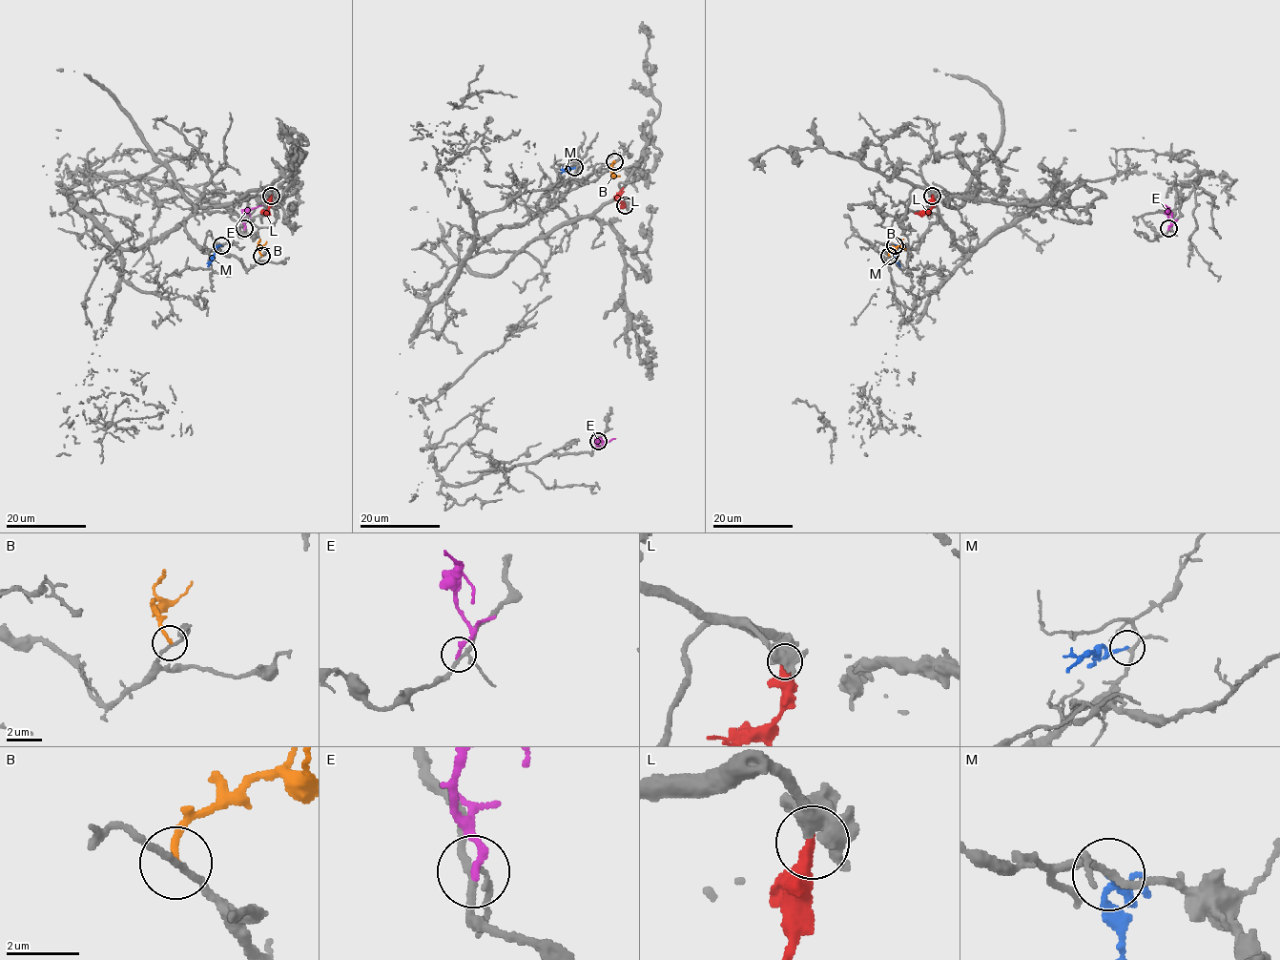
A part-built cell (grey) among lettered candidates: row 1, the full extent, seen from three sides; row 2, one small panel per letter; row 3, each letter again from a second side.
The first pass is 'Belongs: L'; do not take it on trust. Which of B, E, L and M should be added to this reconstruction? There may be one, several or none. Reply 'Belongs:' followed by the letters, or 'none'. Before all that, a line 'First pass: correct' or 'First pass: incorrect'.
First pass: correct
Belongs: L

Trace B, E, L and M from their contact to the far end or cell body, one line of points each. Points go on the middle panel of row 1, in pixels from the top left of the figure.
B: (614, 161), (611, 172), (619, 176)
E: (597, 442), (595, 444), (615, 439)
L: (625, 205), (620, 191), (624, 188)
M: (574, 168), (561, 173)

